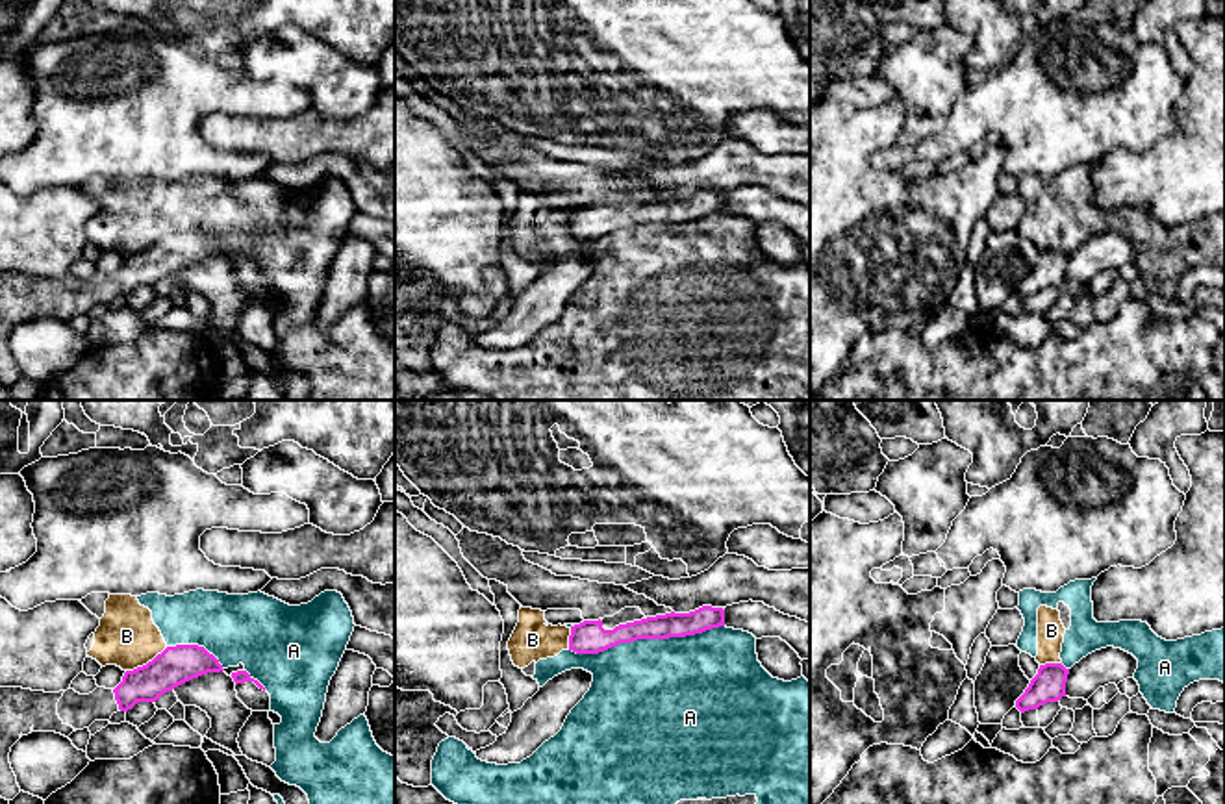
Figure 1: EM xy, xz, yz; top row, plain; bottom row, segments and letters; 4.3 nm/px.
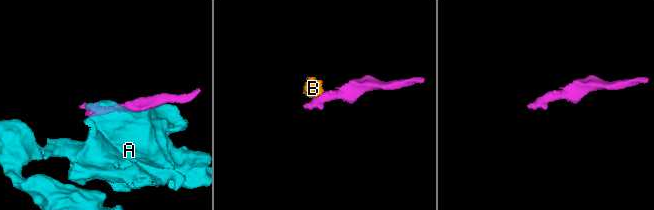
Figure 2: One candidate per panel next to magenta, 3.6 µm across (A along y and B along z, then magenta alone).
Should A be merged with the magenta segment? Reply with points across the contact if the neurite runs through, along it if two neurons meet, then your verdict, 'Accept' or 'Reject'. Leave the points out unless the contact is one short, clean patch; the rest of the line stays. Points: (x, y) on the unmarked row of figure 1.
Reject

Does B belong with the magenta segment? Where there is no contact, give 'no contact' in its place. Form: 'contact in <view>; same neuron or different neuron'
contact in xy; different neuron

